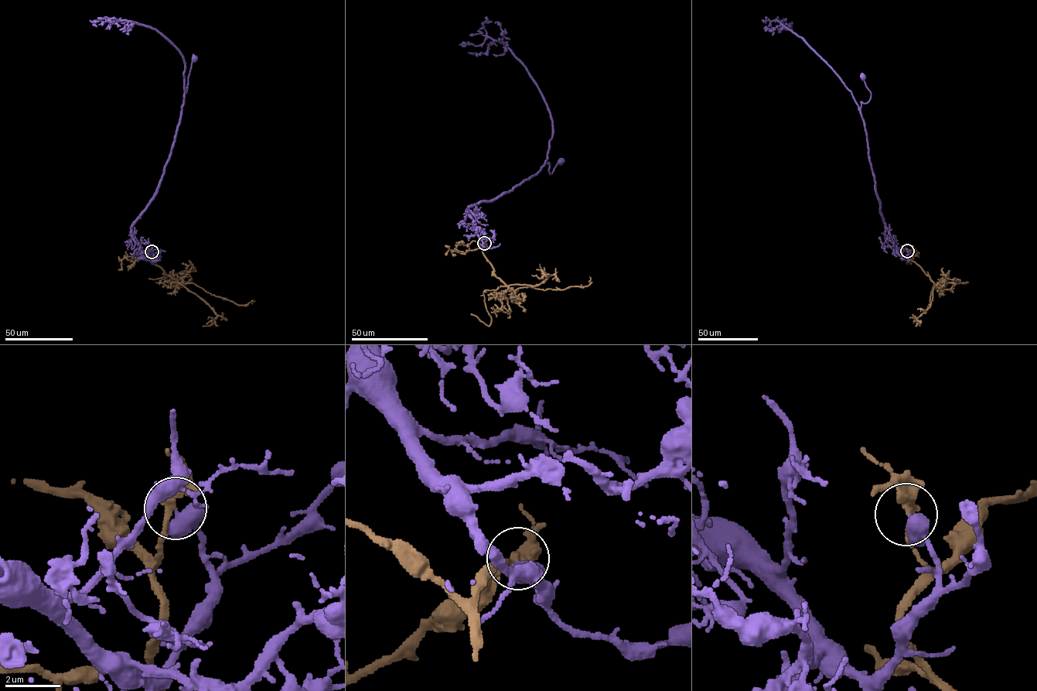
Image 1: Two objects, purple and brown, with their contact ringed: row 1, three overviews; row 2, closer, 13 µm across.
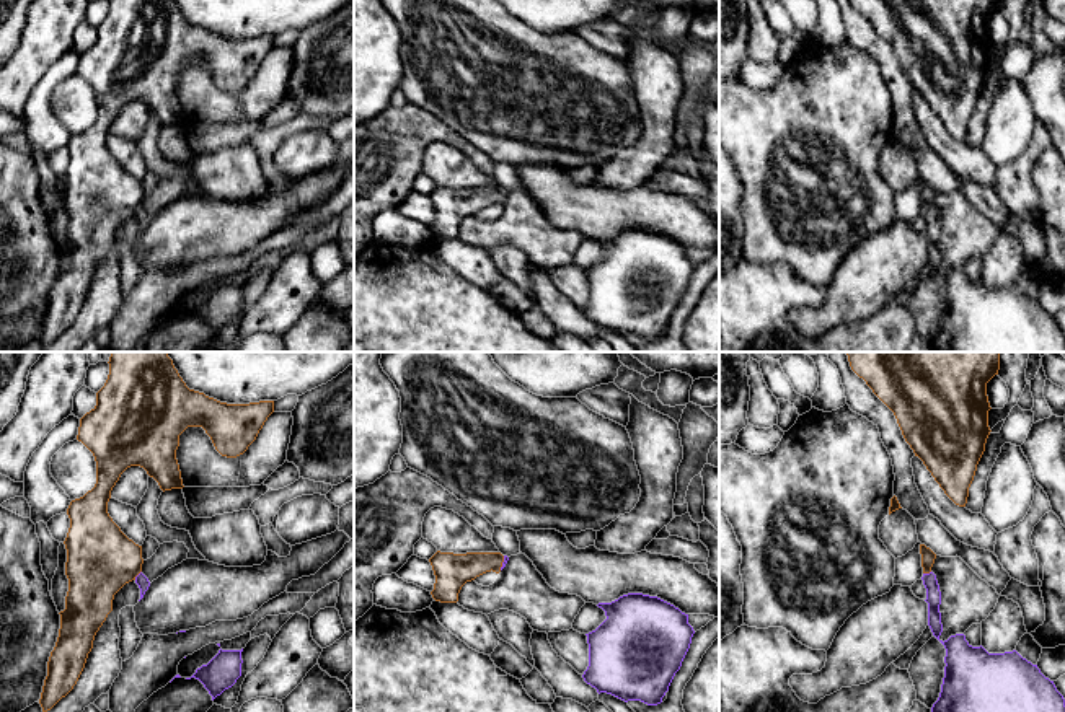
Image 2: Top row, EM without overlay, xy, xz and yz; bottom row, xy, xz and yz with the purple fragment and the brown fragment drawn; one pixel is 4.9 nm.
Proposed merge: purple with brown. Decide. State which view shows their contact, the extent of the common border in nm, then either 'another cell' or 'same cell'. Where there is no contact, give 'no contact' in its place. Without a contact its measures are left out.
meets purple in xy; contact 60 nm long; another cell

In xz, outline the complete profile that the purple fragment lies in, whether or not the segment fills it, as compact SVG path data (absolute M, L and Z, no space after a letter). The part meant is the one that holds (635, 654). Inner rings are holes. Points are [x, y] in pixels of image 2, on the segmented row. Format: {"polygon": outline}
{"polygon": "M628 593L597 606L605 611L607 619L595 631L586 634L589 666L582 675L584 681L599 694L607 692L625 702L661 704L695 634L688 624L688 614L657 596L643 593Z"}

